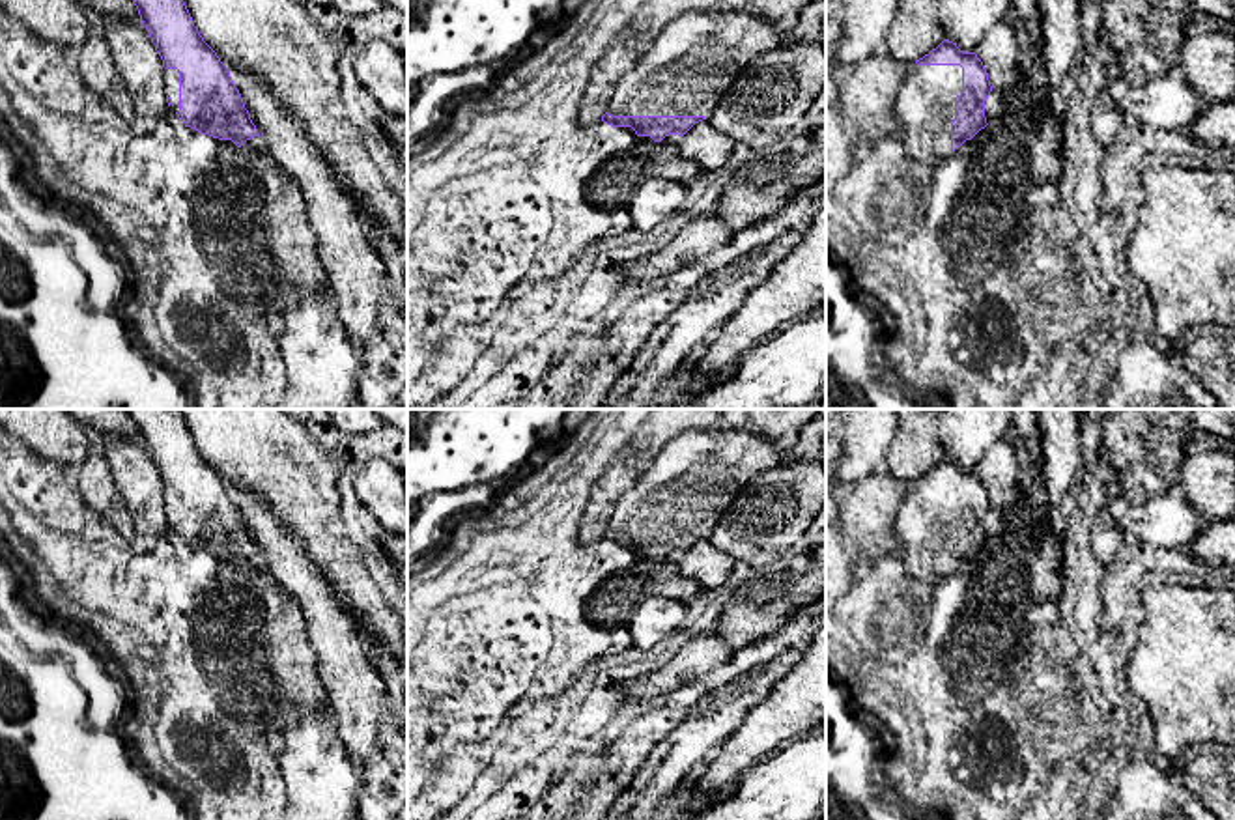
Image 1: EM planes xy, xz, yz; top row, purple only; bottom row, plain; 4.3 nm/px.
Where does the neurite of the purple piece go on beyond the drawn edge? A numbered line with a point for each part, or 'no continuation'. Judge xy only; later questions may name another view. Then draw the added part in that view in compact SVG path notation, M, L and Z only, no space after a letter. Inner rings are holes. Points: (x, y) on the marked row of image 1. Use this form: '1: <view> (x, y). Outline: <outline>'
1: xy (172, 75). Outline: M164 69L164 78L166 78L166 95L172 99L170 108L177 112L179 110L179 71Z

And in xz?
1: xz (694, 60). Outline: M688 11L620 78L605 112L708 118L747 64L777 47L777 24L755 11Z

